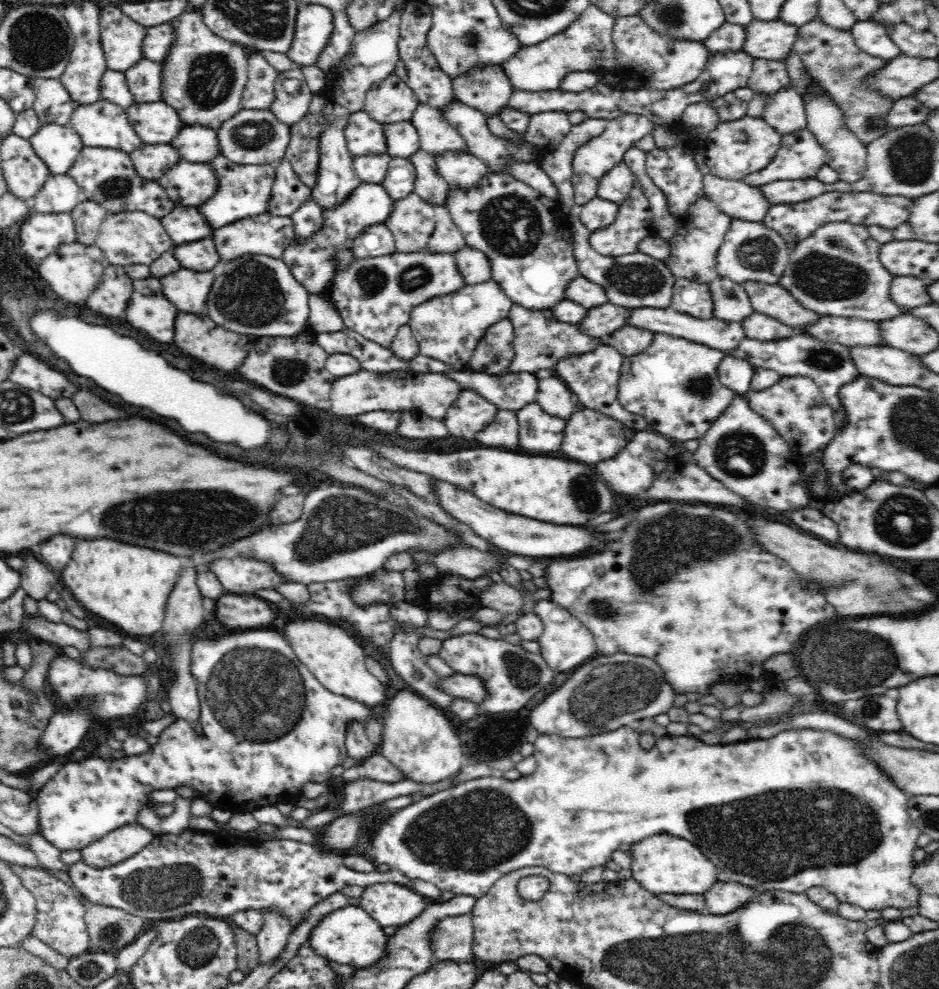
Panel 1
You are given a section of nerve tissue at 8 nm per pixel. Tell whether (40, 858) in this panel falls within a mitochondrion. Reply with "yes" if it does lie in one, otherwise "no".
no

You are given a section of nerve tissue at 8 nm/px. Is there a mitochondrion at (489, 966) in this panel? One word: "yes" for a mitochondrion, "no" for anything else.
no

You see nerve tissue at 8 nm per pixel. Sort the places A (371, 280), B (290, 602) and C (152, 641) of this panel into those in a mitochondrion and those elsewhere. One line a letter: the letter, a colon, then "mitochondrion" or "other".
A: mitochondrion
B: other
C: other

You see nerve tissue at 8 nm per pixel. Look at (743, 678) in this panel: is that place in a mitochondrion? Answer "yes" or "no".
no

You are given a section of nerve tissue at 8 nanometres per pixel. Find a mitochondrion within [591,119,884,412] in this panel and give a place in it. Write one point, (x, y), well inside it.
(826, 275)

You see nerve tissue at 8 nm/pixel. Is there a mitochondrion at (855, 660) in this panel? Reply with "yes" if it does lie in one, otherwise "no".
yes

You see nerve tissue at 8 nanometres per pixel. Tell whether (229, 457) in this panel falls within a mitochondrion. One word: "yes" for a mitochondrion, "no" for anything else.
no

